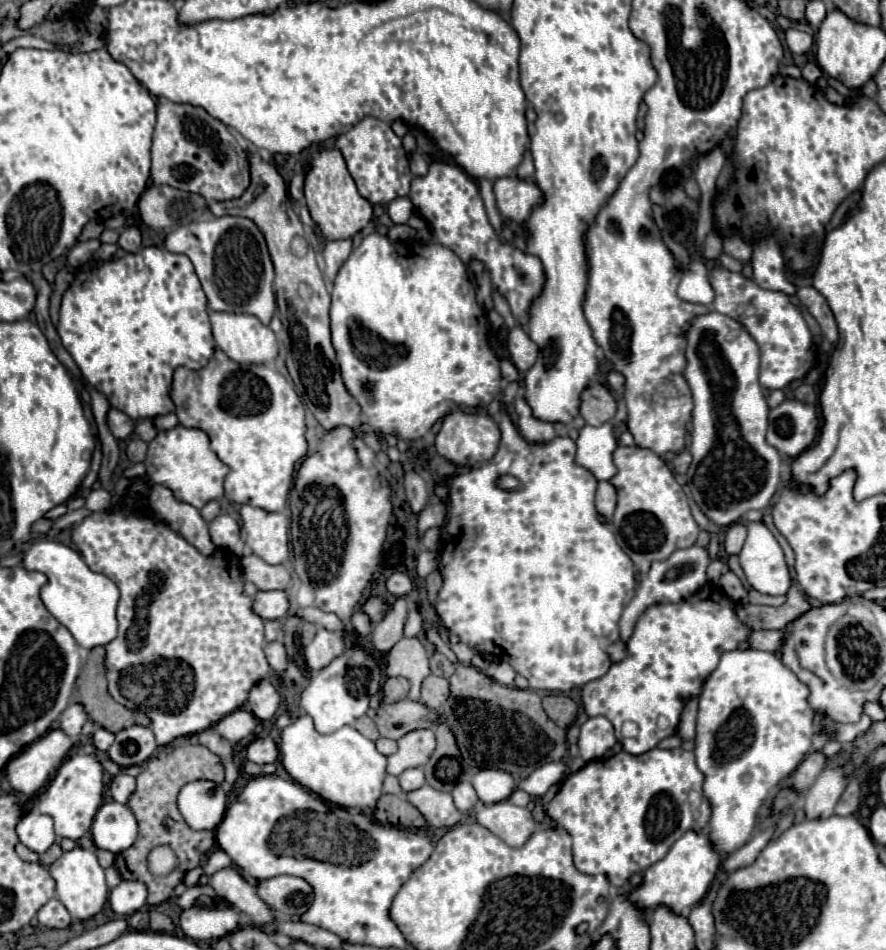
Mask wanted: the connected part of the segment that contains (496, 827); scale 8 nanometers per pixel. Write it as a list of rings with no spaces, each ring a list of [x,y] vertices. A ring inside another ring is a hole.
[[[479,800],[473,806],[473,818],[477,824],[489,828],[489,832],[515,848],[523,846],[537,828],[533,814],[527,808],[511,804],[509,800],[497,804],[485,804]]]

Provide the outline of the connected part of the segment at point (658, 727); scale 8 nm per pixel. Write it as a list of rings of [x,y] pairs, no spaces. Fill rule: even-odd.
[[[713,584],[679,604],[649,606],[643,618],[635,622],[627,642],[627,656],[613,664],[605,676],[583,686],[585,712],[587,716],[605,716],[611,720],[623,750],[641,756],[677,732],[685,704],[701,694],[719,658],[725,652],[737,650],[741,642],[747,642],[751,632],[751,628],[745,628],[737,620],[735,604],[719,588],[713,588]],[[627,720],[639,726],[639,734],[633,738],[621,734],[621,726]]]

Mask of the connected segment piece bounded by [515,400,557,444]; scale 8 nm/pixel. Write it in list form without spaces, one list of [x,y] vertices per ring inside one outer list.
[[[515,400],[515,410],[517,410],[517,414],[519,414],[521,434],[523,434],[529,442],[533,442],[533,444],[547,444],[547,442],[551,442],[551,440],[557,438],[553,424],[535,420],[535,418],[531,416],[531,408],[527,406],[525,400]]]

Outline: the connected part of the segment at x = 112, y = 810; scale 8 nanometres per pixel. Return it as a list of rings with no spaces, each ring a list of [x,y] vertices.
[[[105,802],[91,826],[93,842],[101,850],[123,852],[131,848],[139,836],[135,814],[119,802]]]

